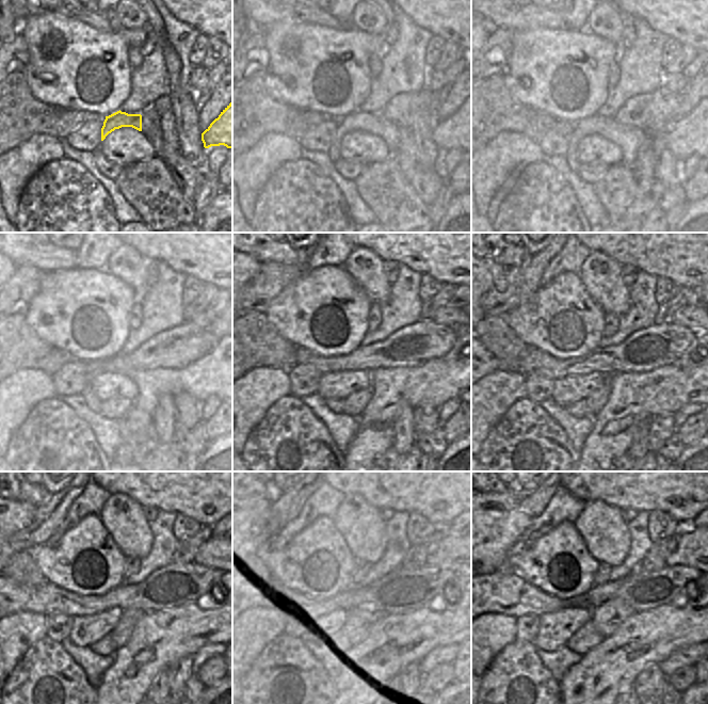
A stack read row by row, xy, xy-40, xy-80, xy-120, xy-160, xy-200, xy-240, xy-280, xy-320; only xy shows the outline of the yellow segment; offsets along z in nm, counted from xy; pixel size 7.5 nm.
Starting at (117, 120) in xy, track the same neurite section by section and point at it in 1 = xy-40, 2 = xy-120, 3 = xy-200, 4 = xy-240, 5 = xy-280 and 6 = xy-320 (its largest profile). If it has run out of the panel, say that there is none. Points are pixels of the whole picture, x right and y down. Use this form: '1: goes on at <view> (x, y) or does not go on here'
1: goes on at xy-40 (374, 124)
2: goes on at xy-120 (210, 376)
3: goes on at xy-200 (641, 396)
4: goes on at xy-240 (159, 638)
5: goes on at xy-280 (399, 639)
6: goes on at xy-320 (590, 688)

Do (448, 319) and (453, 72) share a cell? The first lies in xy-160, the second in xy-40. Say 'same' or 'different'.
different

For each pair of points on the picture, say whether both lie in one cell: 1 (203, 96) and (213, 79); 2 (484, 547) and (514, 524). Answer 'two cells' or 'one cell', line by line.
1: one cell
2: one cell

